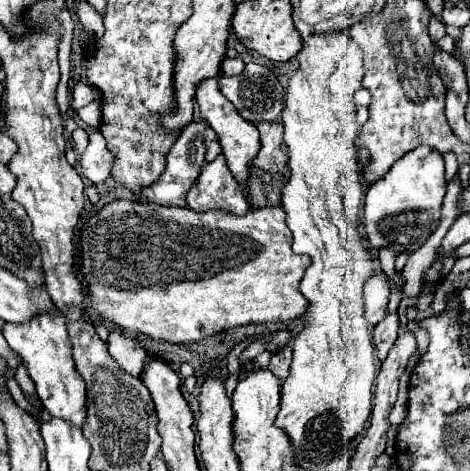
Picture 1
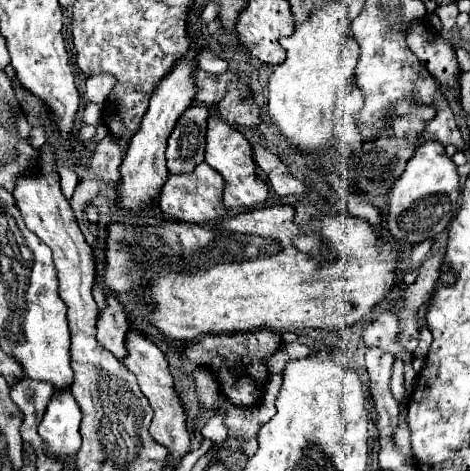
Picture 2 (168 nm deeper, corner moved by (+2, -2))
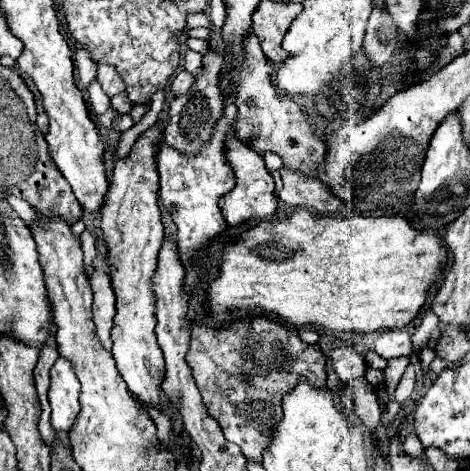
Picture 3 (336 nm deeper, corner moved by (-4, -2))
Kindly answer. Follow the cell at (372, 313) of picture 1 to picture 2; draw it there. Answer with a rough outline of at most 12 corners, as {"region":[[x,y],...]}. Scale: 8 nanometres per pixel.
{"region":[[384,309],[364,327],[364,343],[402,361],[412,355],[396,343],[398,319]]}

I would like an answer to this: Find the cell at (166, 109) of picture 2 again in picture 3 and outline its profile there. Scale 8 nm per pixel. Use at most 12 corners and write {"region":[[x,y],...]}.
{"region":[[160,129],[116,161],[100,227],[112,357],[156,407],[164,357],[152,275],[164,235]]}

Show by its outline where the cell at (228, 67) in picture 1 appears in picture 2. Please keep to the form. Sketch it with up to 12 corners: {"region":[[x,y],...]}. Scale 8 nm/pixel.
{"region":[[204,49],[196,57],[208,73],[226,73],[228,61]]}

